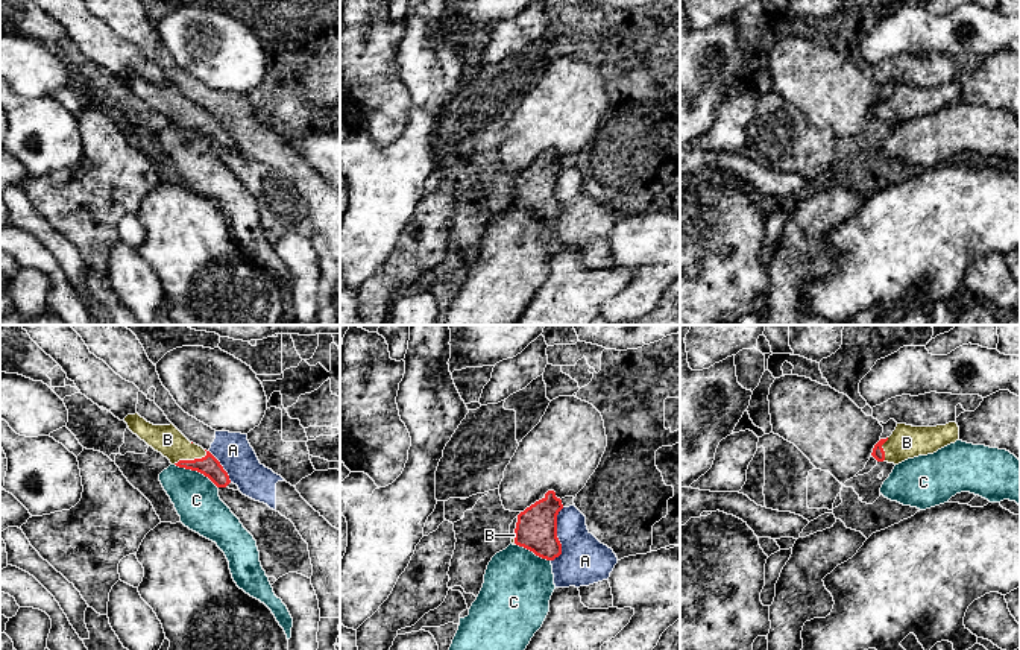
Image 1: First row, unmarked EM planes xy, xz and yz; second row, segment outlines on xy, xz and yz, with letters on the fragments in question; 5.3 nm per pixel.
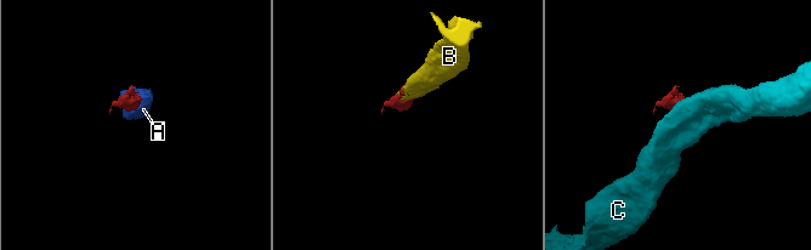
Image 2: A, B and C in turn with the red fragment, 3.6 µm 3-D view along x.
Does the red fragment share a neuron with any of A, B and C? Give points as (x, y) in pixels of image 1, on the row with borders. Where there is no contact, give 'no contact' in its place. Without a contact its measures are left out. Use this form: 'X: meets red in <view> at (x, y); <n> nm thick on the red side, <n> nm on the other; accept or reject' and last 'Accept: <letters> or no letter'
A: meets red in xz at (556, 535); 220 nm thick on the red side, 260 nm on the other; reject
B: meets red in xy at (190, 460); 110 nm thick on the red side, 160 nm on the other; accept
C: meets red in xy at (196, 470); 110 nm thick on the red side, 240 nm on the other; reject
Accept: B

